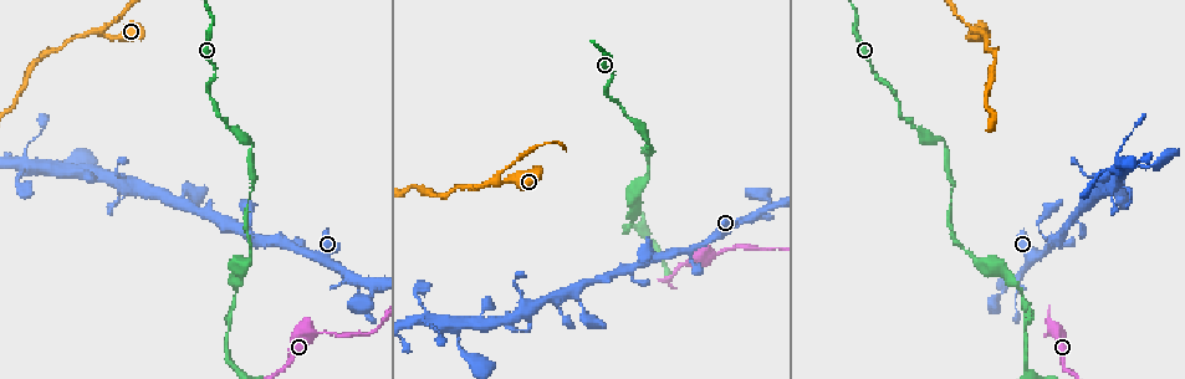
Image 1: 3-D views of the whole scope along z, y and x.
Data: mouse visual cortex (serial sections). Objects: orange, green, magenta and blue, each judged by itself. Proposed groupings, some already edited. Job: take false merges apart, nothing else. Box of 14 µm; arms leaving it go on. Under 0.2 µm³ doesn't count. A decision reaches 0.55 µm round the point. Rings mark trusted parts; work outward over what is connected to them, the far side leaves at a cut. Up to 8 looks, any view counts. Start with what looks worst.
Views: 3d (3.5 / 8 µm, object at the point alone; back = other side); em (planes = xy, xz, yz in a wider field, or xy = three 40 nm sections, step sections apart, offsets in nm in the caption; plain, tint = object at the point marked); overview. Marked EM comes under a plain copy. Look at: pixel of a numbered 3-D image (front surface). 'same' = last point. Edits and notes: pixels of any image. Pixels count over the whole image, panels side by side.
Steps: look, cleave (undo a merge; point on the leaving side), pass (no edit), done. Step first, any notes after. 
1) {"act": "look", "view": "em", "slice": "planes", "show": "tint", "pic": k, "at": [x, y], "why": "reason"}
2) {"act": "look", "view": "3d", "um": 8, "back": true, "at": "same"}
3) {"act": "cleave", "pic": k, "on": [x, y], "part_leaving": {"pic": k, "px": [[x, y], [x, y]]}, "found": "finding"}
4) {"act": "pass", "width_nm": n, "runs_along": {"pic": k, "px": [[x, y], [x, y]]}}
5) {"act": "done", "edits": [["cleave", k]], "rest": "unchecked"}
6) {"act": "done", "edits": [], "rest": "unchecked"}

{"act": "look", "view": "3d", "um": 8, "pic": 1, "at": [498, 179]}

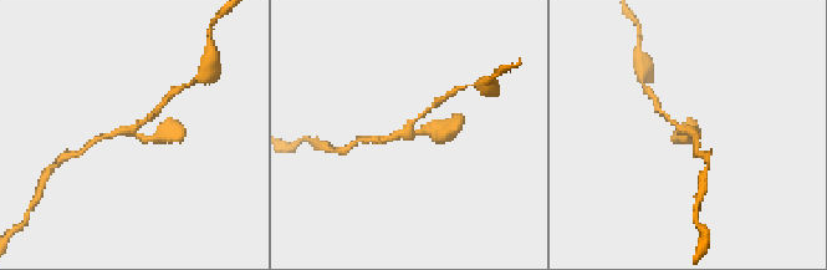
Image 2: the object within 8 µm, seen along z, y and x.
{"act": "look", "view": "3d", "um": 3.5, "pic": 2, "at": [690, 131], "why": "zoom in"}

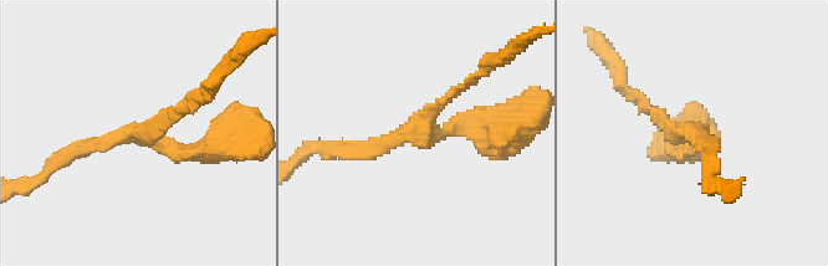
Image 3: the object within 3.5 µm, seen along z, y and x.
{"act": "pass", "arm_widths_nm": [150, 200, 250], "runs_along": {"pic": 3, "px": [[496, 129], [408, 132], [351, 148]]}, "found": "continuous, no second cell"}

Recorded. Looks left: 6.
{"act": "look", "view": "3d", "um": 8, "pic": 1, "at": [1023, 270], "why": "narrows sharply"}

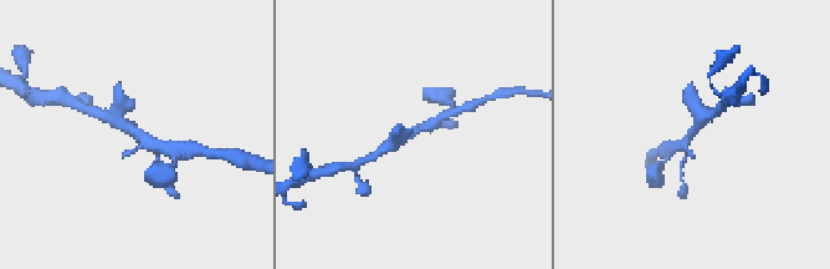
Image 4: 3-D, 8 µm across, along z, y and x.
{"act": "look", "view": "em", "slice": "planes", "show": "tint", "pic": 4, "at": [138, 135]}

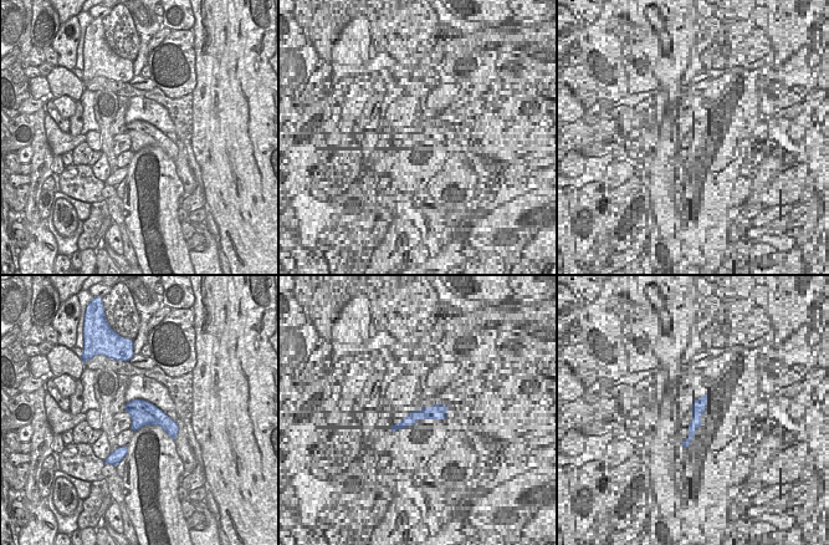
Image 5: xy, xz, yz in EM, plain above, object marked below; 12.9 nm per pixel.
{"act": "pass", "runs_along": {"pic": 4, "px": [[116, 112], [129, 130], [169, 150]]}, "found": "all the same cell"}

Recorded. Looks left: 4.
{"act": "look", "view": "3d", "um": 3.5, "pic": 1, "at": [721, 252], "why": "thick turns thin"}

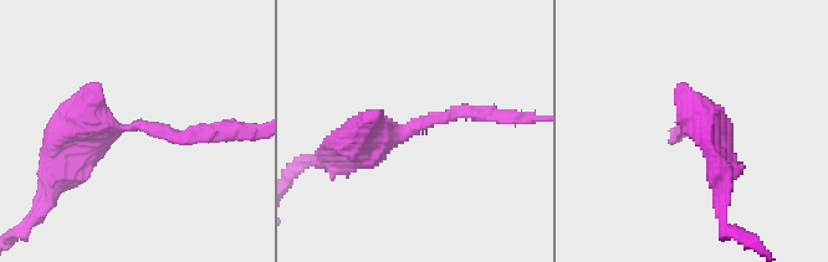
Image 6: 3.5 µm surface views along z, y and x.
{"act": "look", "view": "em", "slice": "planes", "show": "tint", "pic": 6, "at": [130, 127], "arm_widths_nm": [100, 350], "why": "shape alone is not enough"}

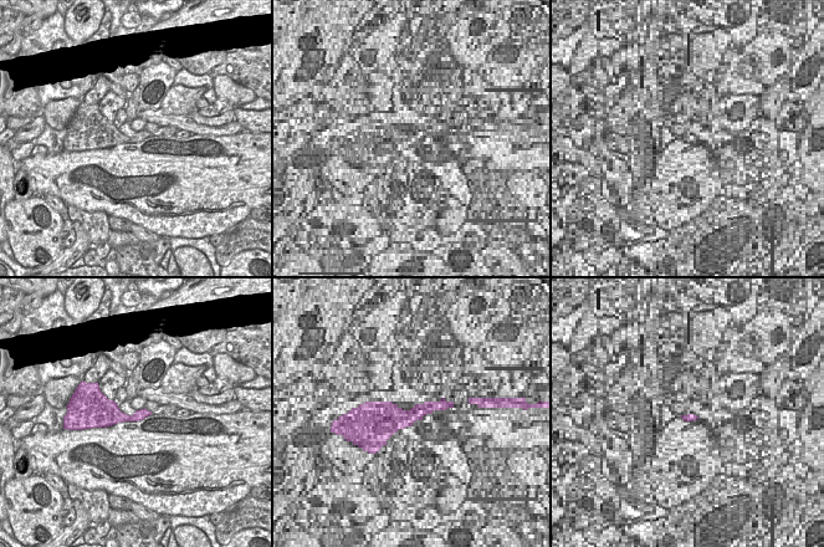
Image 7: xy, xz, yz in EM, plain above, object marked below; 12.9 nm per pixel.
{"act": "pass", "width_nm": 220, "runs_along": {"pic": 6, "px": [[347, 158], [420, 123], [489, 111]]}, "found": "all the same cell"}

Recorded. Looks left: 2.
{"act": "done", "edits": [], "rest": "unchecked"}

